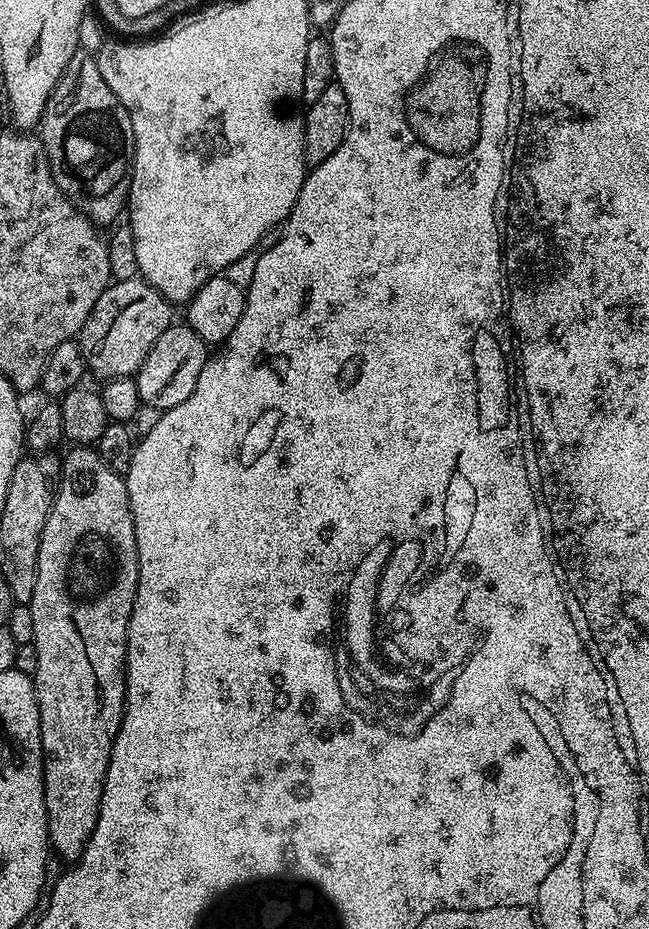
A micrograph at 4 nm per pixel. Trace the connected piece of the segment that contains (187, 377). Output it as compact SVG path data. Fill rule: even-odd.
M174 322L150 346L150 354L142 362L142 366L134 377L138 386L141 405L148 404L155 410L167 410L178 406L178 402L186 402L190 394L194 394L194 386L198 386L198 374L202 374L202 366L206 366L210 355L209 345L205 344L187 323Z

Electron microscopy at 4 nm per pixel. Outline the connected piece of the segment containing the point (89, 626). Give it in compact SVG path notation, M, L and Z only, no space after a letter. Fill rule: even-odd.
M76 446L73 452L63 457L60 466L60 485L56 487L56 497L52 503L50 514L46 518L46 526L42 530L42 538L38 546L38 578L34 582L34 598L31 610L34 614L34 638L32 643L38 650L38 670L34 677L36 701L40 711L40 741L44 751L44 801L46 802L46 818L48 819L48 842L53 853L56 852L64 862L79 860L84 852L86 842L90 842L90 834L100 820L100 799L104 789L106 770L110 766L114 738L120 732L120 723L124 717L124 669L128 659L128 623L136 597L138 586L138 550L134 522L130 510L128 485L125 477L115 472L92 446Z

